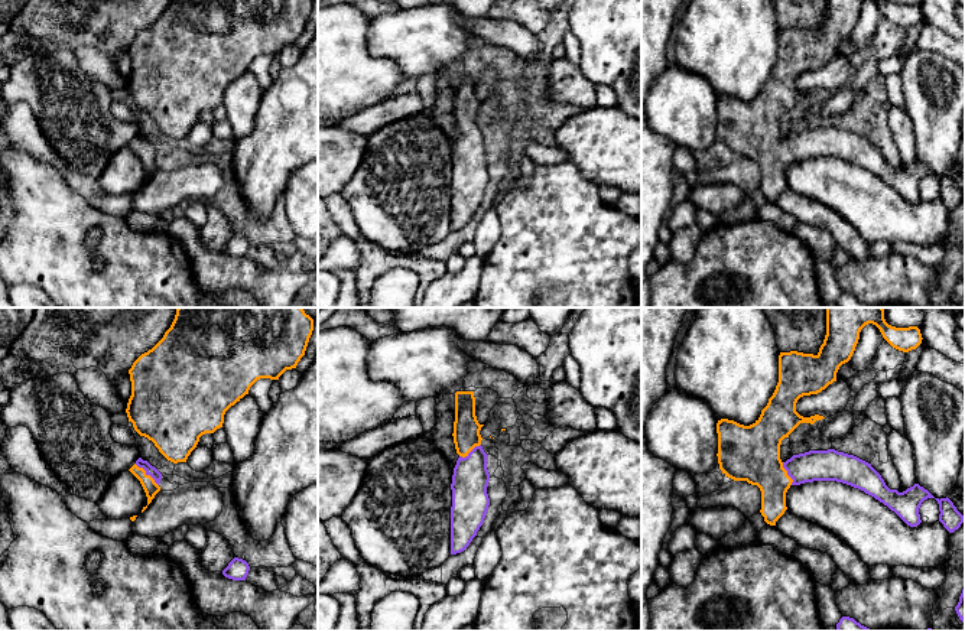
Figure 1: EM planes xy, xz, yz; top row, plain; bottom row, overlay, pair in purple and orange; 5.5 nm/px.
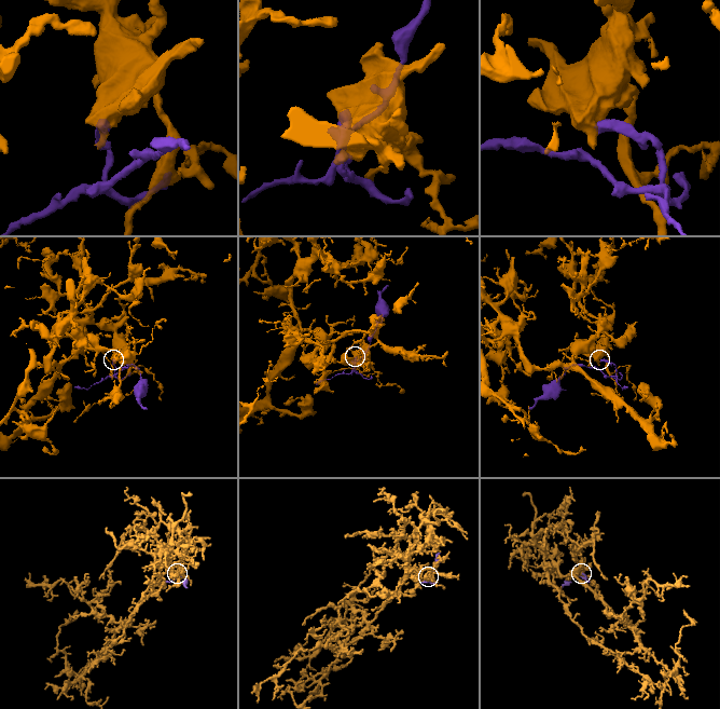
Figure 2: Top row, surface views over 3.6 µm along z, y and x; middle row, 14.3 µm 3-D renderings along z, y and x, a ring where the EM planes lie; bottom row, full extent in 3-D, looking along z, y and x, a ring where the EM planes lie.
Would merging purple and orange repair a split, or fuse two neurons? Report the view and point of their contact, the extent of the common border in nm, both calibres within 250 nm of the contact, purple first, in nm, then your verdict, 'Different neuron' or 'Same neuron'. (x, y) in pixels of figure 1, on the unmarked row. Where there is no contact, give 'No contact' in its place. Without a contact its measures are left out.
Touches purple at xy (148, 150). Shared border 180 nm. Thickness 60 nm (purple) against 80 nm. Same neuron

